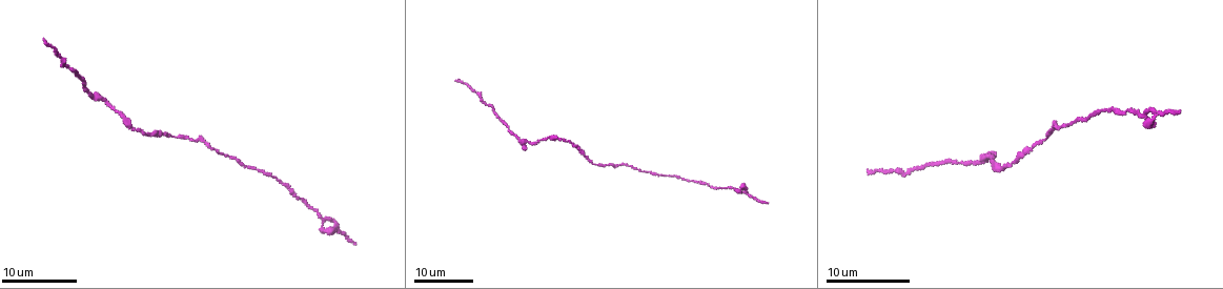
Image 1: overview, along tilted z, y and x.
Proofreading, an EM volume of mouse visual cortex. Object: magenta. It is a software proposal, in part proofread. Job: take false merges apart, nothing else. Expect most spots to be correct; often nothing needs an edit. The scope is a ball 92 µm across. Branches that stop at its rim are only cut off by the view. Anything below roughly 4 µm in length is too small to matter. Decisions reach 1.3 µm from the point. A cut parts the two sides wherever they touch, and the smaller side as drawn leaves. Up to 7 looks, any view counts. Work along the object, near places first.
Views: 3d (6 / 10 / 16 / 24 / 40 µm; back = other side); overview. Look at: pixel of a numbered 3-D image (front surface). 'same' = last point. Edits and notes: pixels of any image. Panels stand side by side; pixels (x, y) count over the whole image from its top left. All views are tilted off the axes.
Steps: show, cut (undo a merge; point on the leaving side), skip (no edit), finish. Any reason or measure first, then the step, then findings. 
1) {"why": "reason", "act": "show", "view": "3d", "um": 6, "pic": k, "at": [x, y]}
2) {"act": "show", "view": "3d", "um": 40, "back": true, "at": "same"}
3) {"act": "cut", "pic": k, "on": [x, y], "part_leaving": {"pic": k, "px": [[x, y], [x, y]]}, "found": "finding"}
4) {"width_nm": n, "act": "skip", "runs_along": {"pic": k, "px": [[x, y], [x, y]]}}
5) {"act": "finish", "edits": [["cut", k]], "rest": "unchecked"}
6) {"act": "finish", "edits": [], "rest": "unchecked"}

{"why": "calibre changes", "act": "show", "view": "3d", "um": 16, "pic": 1, "at": [977, 162]}

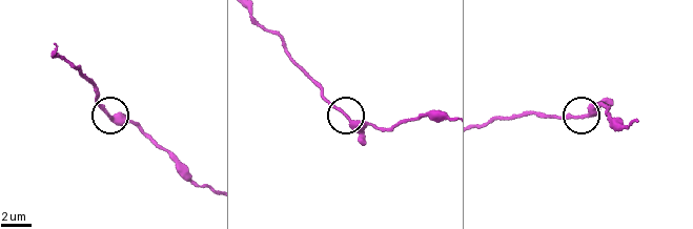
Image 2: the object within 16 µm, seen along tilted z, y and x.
{"act": "show", "view": "3d", "um": 10, "pic": 2, "at": [110, 117]}

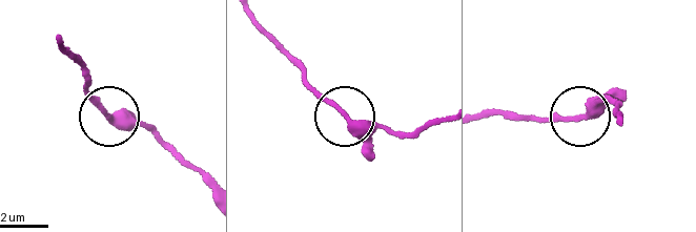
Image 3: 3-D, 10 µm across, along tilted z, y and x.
{"act": "skip", "runs_along": {"pic": 3, "px": [[206, 180], [147, 129], [115, 121], [84, 83]]}, "found": "one cell here"}

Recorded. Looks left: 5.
{"why": "calibre changes", "act": "show", "view": "3d", "um": 24, "pic": 1, "at": [548, 137]}

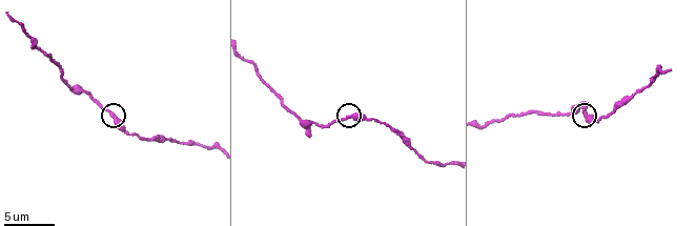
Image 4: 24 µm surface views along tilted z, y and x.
{"act": "show", "view": "3d", "um": 6, "pic": 4, "at": [351, 118]}

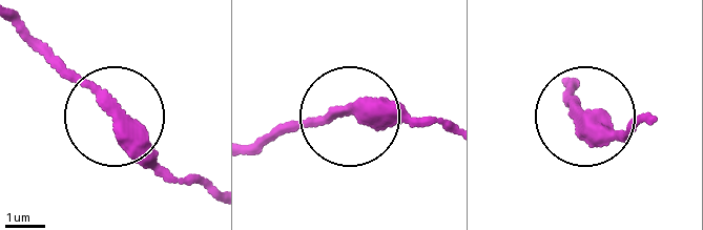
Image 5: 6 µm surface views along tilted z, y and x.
{"act": "skip", "runs_along": {"pic": 5, "px": [[211, 189], [151, 164], [102, 98], [23, 27]]}, "found": "all the same cell"}

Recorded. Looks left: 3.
{"why": "calibre changes", "act": "show", "view": "3d", "um": 6, "pic": 4, "at": [659, 70]}

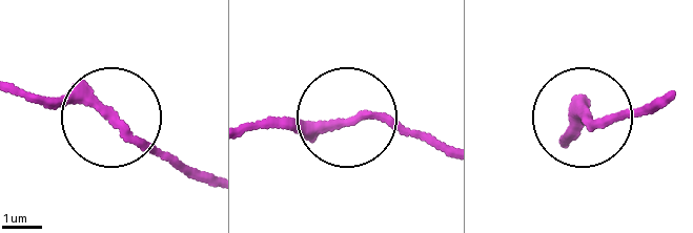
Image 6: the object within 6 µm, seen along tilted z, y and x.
{"act": "skip", "runs_along": {"pic": 6, "px": [[15, 91], [92, 104], [187, 169]]}, "found": "all the same cell"}

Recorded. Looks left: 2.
{"why": "two arms in line, one across", "act": "show", "view": "3d", "um": 10, "pic": 4, "at": [613, 112]}

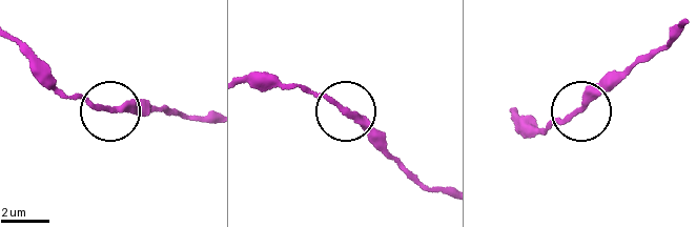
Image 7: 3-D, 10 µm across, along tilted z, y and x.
{"act": "show", "view": "3d", "um": 10, "back": true, "pic": 7, "at": [582, 107]}

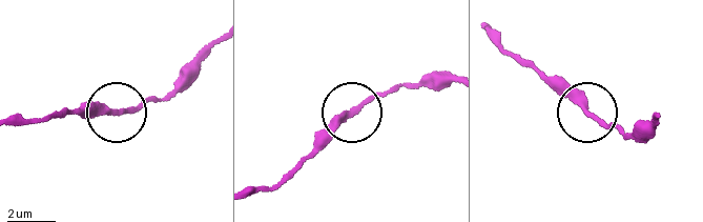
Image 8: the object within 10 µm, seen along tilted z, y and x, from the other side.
{"width_nm": 200, "act": "skip", "runs_along": {"pic": 8, "px": [[498, 45], [623, 134]]}, "found": "all the same cell"}

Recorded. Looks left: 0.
{"act": "finish", "edits": [], "rest": "unchecked"}

